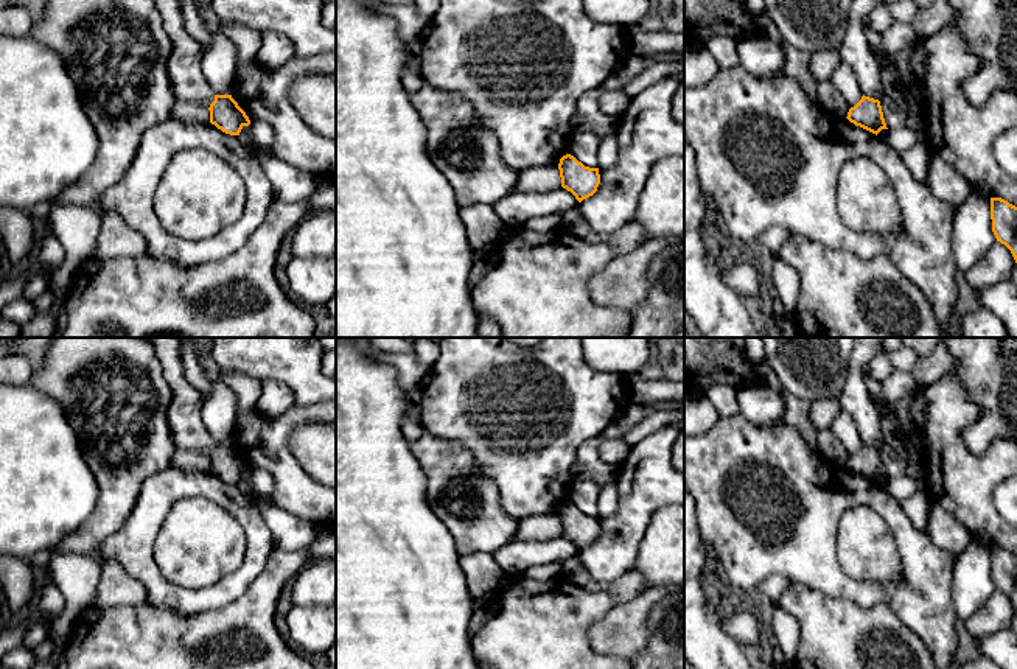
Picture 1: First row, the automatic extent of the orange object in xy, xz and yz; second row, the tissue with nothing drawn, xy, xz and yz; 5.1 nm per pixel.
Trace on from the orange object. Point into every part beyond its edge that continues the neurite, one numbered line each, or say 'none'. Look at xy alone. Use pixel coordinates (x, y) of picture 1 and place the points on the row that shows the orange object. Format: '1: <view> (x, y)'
1: xy (188, 83)

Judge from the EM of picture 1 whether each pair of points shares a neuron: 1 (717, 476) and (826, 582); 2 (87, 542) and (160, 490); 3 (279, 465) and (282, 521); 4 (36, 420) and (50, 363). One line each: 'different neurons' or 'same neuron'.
1: same neuron
2: different neurons
3: different neurons
4: different neurons

